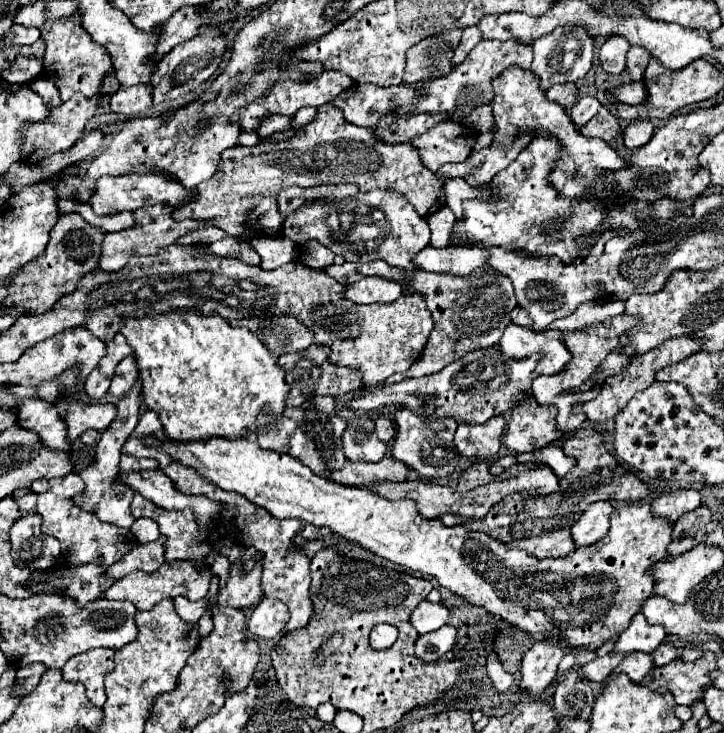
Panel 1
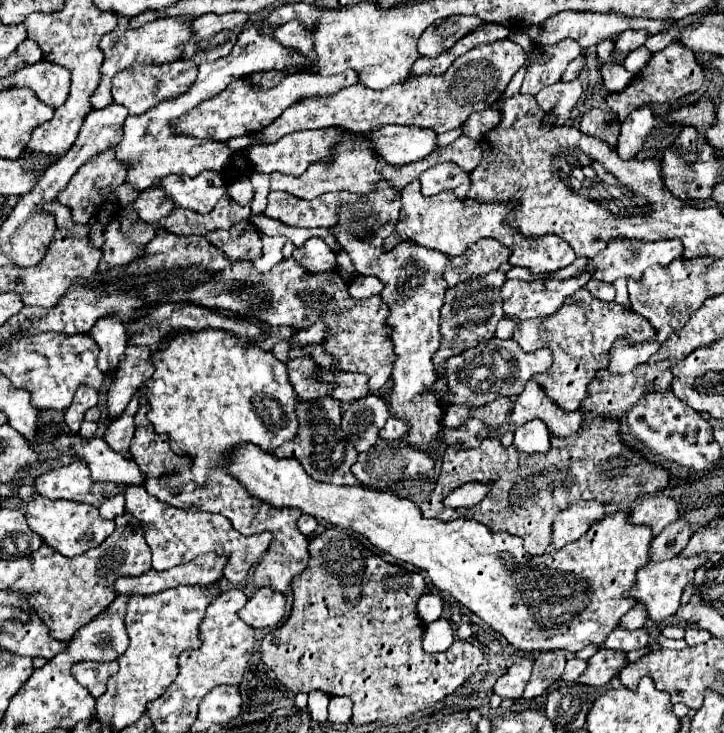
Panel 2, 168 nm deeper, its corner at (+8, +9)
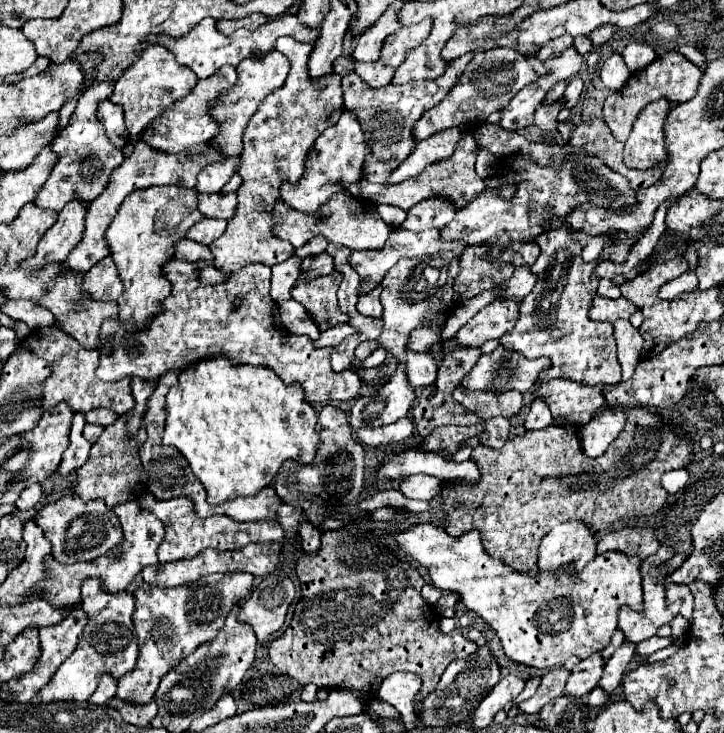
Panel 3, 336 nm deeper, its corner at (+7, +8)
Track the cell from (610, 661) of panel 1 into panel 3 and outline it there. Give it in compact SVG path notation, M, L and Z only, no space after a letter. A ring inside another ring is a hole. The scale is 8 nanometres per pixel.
M557 667L557 669L551 669L549 673L543 675L541 679L541 685L537 689L537 693L533 697L529 697L527 701L521 701L517 707L519 711L523 713L539 713L541 707L557 697L563 695L563 689L565 689L565 681L569 677L569 671Z

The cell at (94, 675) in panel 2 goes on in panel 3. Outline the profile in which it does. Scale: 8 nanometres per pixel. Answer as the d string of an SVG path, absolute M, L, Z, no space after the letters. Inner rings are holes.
M101 677L97 691L91 695L91 703L95 705L105 705L117 691L117 681L113 681L113 677Z

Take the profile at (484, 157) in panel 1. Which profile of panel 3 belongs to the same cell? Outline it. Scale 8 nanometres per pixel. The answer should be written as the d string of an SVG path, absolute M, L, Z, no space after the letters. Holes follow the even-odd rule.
M421 201L413 209L407 211L407 219L401 229L407 231L423 231L423 229L443 229L455 217L453 205L449 201Z

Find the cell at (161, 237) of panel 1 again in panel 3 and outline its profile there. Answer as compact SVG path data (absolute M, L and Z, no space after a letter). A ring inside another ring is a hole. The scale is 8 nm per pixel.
M105 257L83 277L83 293L87 299L97 301L117 301L123 293L123 283L117 277L117 267L111 257Z

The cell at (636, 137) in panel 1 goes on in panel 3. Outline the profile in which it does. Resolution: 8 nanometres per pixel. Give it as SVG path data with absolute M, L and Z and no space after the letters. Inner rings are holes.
M659 99L643 109L641 117L635 121L629 139L625 141L625 165L631 169L651 169L667 161L665 133L663 125L669 115L671 103Z

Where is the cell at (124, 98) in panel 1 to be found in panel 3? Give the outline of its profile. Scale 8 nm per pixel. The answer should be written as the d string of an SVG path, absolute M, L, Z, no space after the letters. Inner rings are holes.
M149 45L143 51L141 61L137 61L135 69L127 69L125 77L115 83L109 101L125 109L125 127L129 135L137 135L141 133L141 129L145 129L149 121L153 121L153 117L169 109L169 105L177 101L177 97L185 97L185 93L189 93L195 83L197 75L185 65L179 65L163 45Z

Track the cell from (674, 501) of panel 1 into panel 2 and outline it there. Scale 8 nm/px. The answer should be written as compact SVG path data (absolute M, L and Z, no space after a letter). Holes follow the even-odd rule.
M650 494L648 498L644 496L632 508L632 524L650 524L654 536L658 536L658 532L662 532L662 528L674 522L678 516L680 512L676 500L664 494Z

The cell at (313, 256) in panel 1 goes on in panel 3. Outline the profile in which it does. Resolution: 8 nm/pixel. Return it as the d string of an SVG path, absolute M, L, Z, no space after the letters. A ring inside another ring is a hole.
M313 257L303 259L301 277L299 277L297 285L291 289L291 295L311 313L319 331L327 331L329 327L343 325L349 321L349 315L343 313L337 303L337 289L341 285L343 275L335 271L329 277L321 277L317 281L307 281L305 269L309 267L311 259Z

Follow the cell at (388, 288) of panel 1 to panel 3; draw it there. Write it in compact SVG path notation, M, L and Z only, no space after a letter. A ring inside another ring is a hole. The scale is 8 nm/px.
M381 287L379 289L373 289L373 293L367 293L365 297L359 297L357 301L357 311L365 317L375 317L379 319L383 315L383 307L379 303L379 293L381 293Z

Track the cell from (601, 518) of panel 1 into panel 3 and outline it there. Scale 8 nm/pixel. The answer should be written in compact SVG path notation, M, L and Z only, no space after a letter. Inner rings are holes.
M567 521L551 529L539 545L539 571L557 571L561 567L573 565L571 569L579 573L595 557L597 537L591 529L585 529L581 521Z

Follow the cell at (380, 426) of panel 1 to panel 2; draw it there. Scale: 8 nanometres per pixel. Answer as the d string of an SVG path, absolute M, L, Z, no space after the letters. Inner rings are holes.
M390 416L384 424L384 428L380 430L380 438L396 440L396 438L402 438L406 430L408 430L408 424L404 424L404 420L396 420L394 416Z

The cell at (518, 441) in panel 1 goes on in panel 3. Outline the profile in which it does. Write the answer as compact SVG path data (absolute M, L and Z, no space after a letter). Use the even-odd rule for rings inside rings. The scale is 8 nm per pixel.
M553 379L541 383L537 395L545 397L553 419L567 417L573 425L585 425L605 405L601 385L581 385L571 379Z

